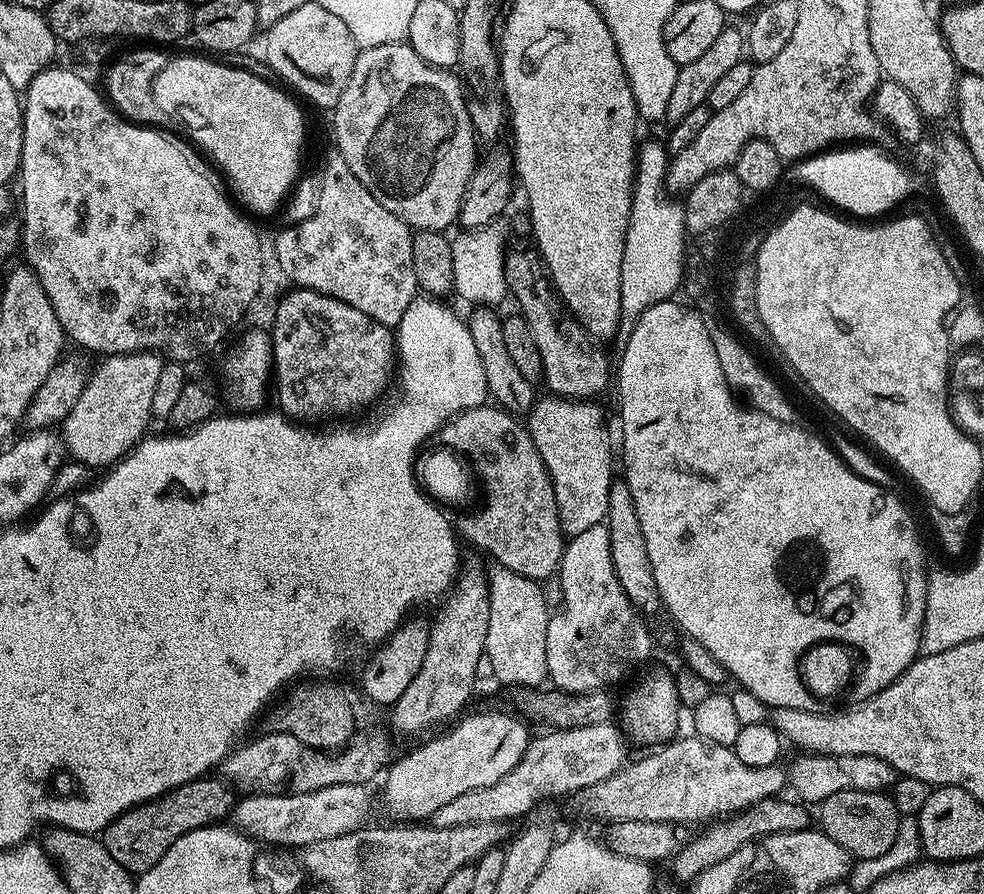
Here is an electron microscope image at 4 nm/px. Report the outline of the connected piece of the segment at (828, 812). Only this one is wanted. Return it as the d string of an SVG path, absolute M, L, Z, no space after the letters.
M842 790L820 801L818 811L819 831L834 838L834 842L838 842L838 846L842 846L842 850L846 850L857 861L878 858L889 850L898 835L901 815L887 791Z

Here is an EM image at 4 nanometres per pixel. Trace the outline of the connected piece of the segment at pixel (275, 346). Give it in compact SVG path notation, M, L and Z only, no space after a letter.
M299 286L291 289L276 304L276 317L272 320L272 328L270 327L270 335L272 339L272 370L274 371L274 400L278 405L279 411L283 415L291 418L296 422L316 422L312 420L324 420L327 416L340 416L336 418L344 418L347 412L356 412L359 408L364 408L367 404L372 404L384 392L384 387L388 384L388 379L393 379L394 369L398 364L396 355L396 338L393 329L387 328L382 322L374 322L374 318L370 318L370 314L362 314L362 310L354 310L354 306L346 306L346 302L338 302L334 298L330 298L326 294L316 292L312 288L301 288Z

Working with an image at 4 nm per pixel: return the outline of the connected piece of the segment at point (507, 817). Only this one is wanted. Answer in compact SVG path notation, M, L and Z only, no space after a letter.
M609 722L606 724L599 724L598 726L578 726L577 728L562 728L559 730L545 731L545 736L529 739L528 748L522 754L522 758L518 762L518 766L514 766L514 770L510 770L510 774L506 774L506 778L498 778L498 782L494 782L494 786L482 786L478 790L470 790L466 794L460 795L459 798L454 798L454 802L446 802L446 806L442 806L442 810L435 812L430 818L431 827L445 828L446 826L470 826L471 824L477 824L478 822L513 822L519 816L524 816L531 810L535 804L540 804L543 800L548 800L551 796L565 796L565 798L571 797L577 792L581 792L586 786L594 786L598 782L602 782L602 778L610 778L610 774L614 774L623 768L626 761L629 759L628 748L624 745L626 736L619 727L615 728L615 723Z

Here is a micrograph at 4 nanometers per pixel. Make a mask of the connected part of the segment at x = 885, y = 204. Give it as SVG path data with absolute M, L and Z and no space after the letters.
M844 146L844 147L841 147L839 150L825 150L817 155L809 156L807 160L799 161L799 163L795 165L796 172L798 175L800 175L800 180L802 183L809 184L809 186L812 187L813 190L816 191L818 195L825 196L825 198L828 199L829 202L832 204L837 204L837 206L836 205L832 205L832 206L835 206L837 209L839 209L841 213L851 214L853 217L856 217L856 218L864 218L860 216L876 216L872 218L880 218L880 217L883 217L883 216L880 216L883 214L883 212L888 212L891 210L892 207L895 206L895 204L902 203L903 200L906 199L907 196L910 195L911 192L915 190L916 176L912 172L907 172L907 170L904 169L903 166L900 165L898 161L891 160L891 158L888 157L886 153L879 152L879 150L876 148L879 148L879 147L876 147L876 146Z

